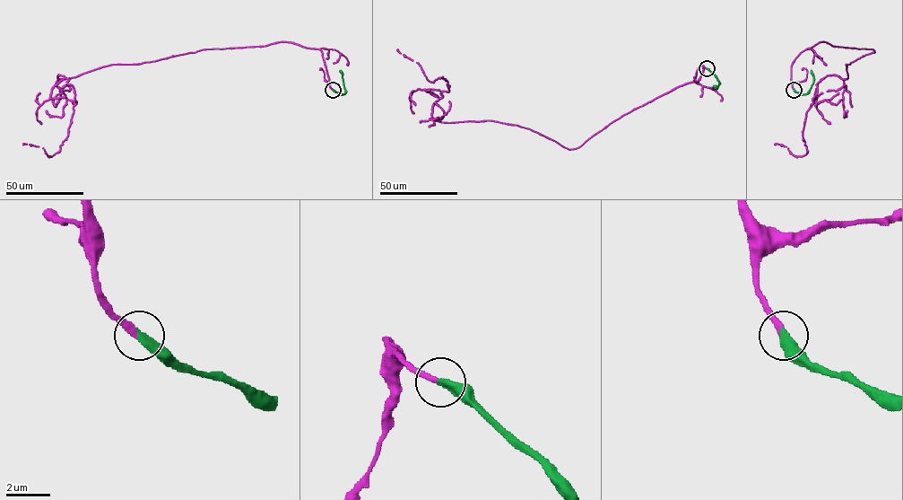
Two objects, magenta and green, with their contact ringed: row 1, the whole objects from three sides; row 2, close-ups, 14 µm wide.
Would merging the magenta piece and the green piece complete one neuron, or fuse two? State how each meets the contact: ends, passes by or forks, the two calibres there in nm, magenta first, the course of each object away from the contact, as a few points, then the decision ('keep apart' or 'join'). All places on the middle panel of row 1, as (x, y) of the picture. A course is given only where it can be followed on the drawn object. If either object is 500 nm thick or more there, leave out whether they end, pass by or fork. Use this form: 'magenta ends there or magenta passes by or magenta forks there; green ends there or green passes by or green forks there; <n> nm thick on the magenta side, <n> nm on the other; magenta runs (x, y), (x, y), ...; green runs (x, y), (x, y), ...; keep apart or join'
magenta ends there; green ends there; 280 nm thick on the magenta side, 440 nm on the other; magenta runs (707, 68), (570, 149), (516, 125), (438, 121), (432, 105), (447, 82), (429, 82), (397, 48); green runs (707, 68), (719, 83), (716, 88), (714, 85); join

